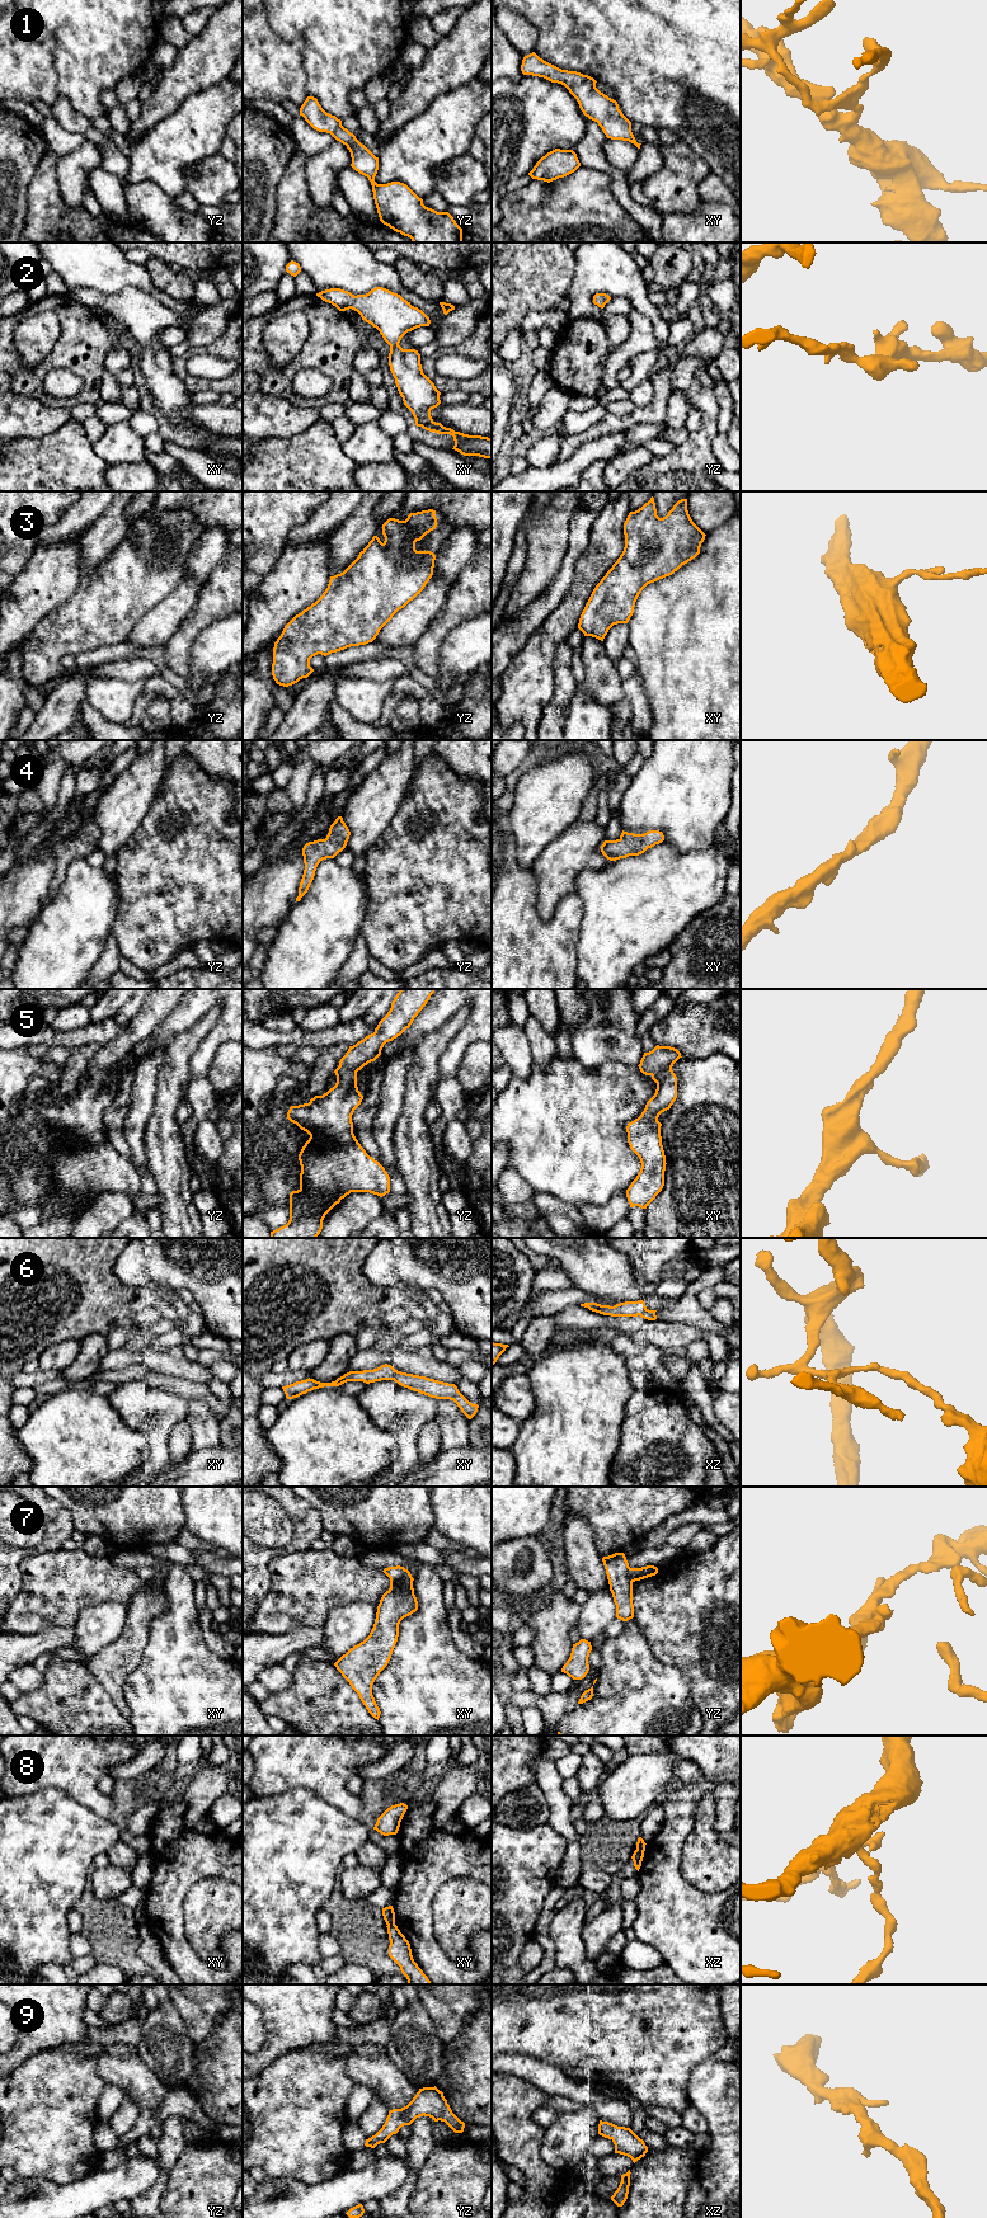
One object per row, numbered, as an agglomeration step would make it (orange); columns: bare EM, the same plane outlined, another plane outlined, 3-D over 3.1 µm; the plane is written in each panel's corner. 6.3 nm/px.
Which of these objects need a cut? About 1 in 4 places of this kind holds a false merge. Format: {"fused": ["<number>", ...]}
{"fused": ["6", "7", "8"]}

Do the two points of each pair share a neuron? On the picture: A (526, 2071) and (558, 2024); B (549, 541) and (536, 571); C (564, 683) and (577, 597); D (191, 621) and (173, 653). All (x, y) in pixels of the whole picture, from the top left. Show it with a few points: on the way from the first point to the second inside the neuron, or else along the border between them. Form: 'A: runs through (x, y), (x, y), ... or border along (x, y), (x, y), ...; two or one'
A: border along (504, 2053), (531, 2056), (554, 2065), (560, 2071); two
B: runs through (545, 549), (543, 564); one
C: border along (565, 640), (557, 648), (553, 662), (554, 669); two
D: runs through (189, 629), (179, 645); one

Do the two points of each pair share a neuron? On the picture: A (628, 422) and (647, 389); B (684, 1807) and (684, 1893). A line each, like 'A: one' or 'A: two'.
A: two
B: one

